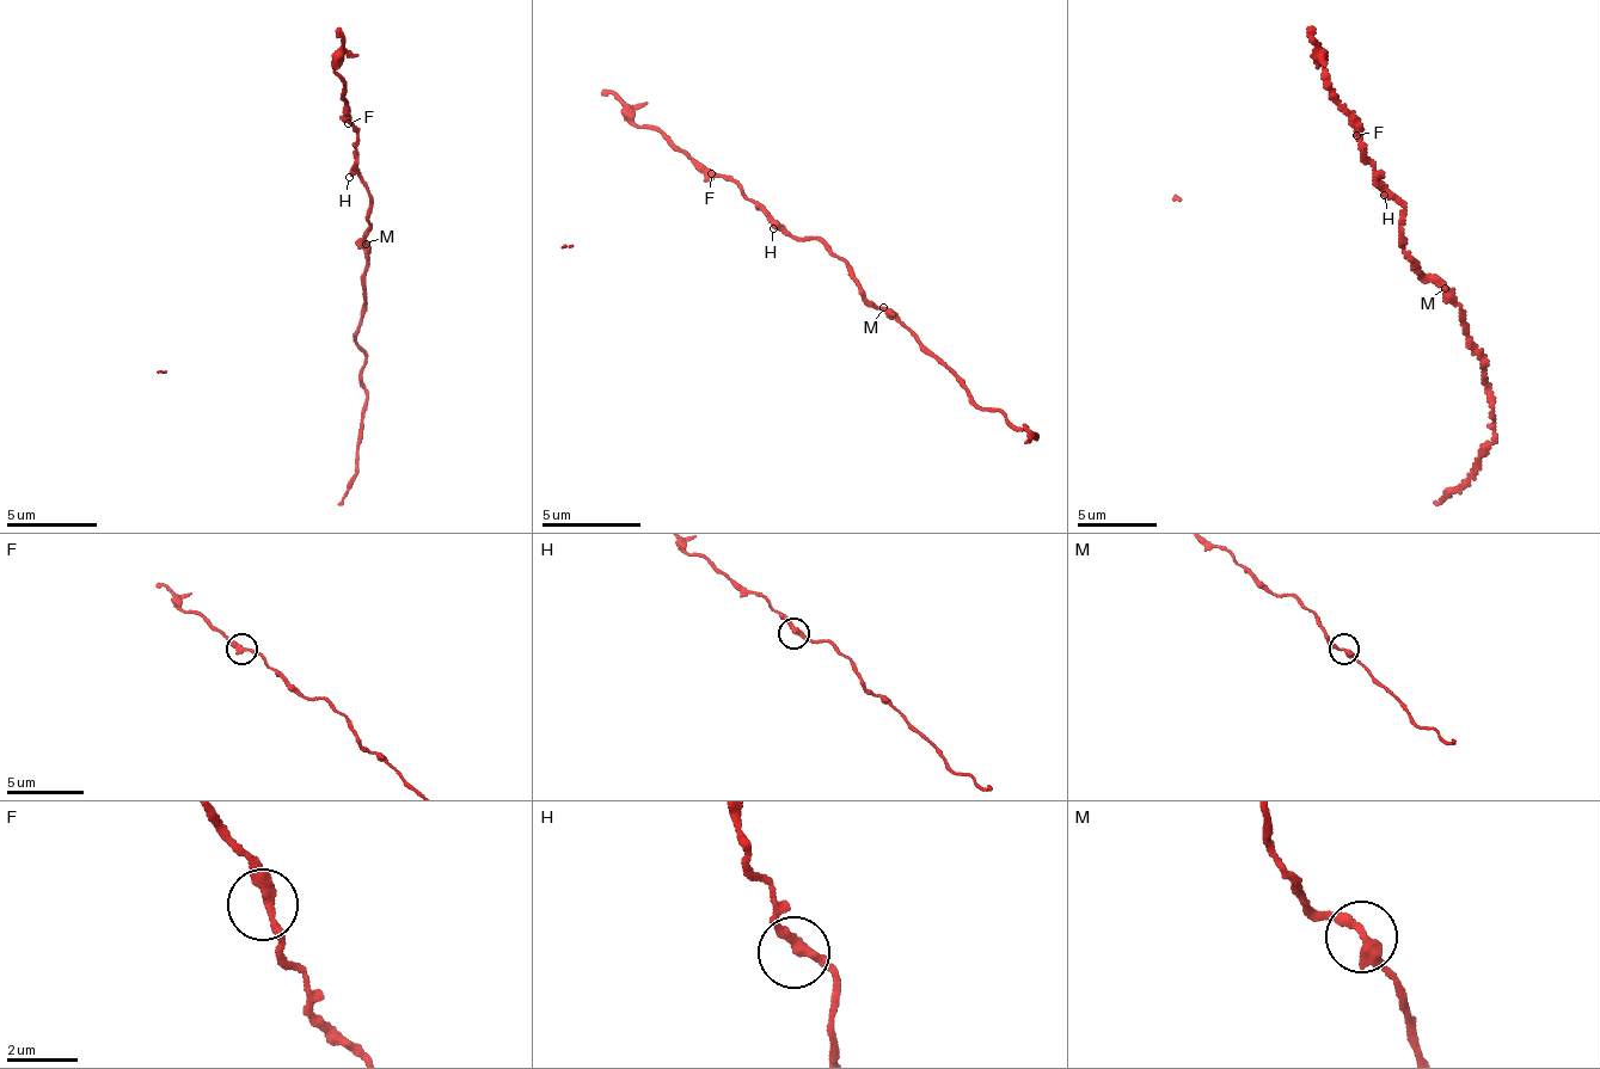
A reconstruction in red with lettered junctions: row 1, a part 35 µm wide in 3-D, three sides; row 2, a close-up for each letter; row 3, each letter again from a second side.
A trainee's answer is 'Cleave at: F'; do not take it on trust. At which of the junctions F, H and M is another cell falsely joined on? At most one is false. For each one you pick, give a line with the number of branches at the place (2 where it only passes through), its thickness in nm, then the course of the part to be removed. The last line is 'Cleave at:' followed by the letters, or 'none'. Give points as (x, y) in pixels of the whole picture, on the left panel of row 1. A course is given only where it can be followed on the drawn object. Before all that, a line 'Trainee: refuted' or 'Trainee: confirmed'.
Trainee: refuted
Cleave at: none

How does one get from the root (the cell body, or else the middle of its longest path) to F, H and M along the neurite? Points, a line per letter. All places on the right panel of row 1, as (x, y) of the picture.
F: (1412, 258), (1404, 249), (1401, 235), (1403, 202), (1378, 179), (1374, 163), (1366, 157), (1361, 139), (1356, 135)
H: (1412, 258), (1404, 249), (1401, 235), (1403, 206), (1384, 195)
M: (1412, 258), (1412, 265), (1445, 287)

